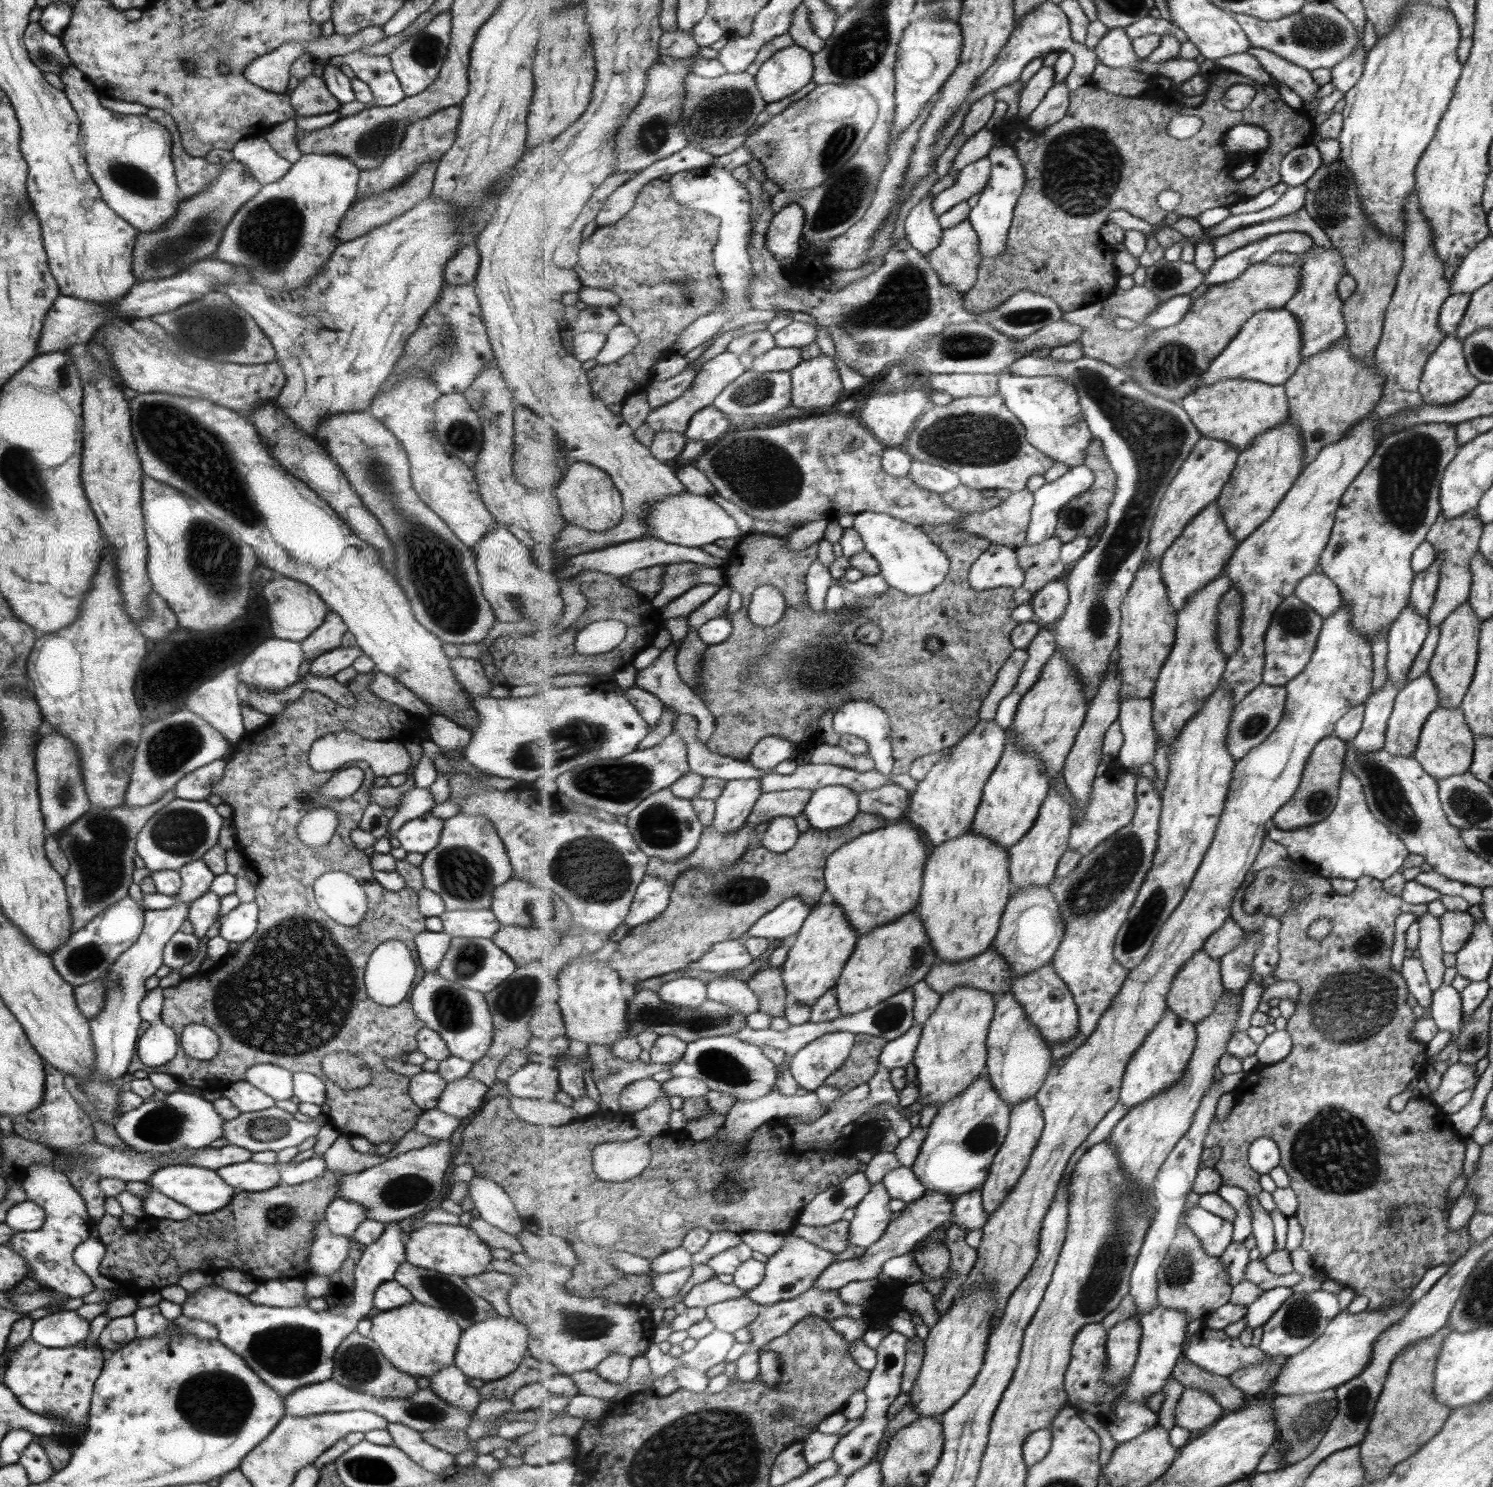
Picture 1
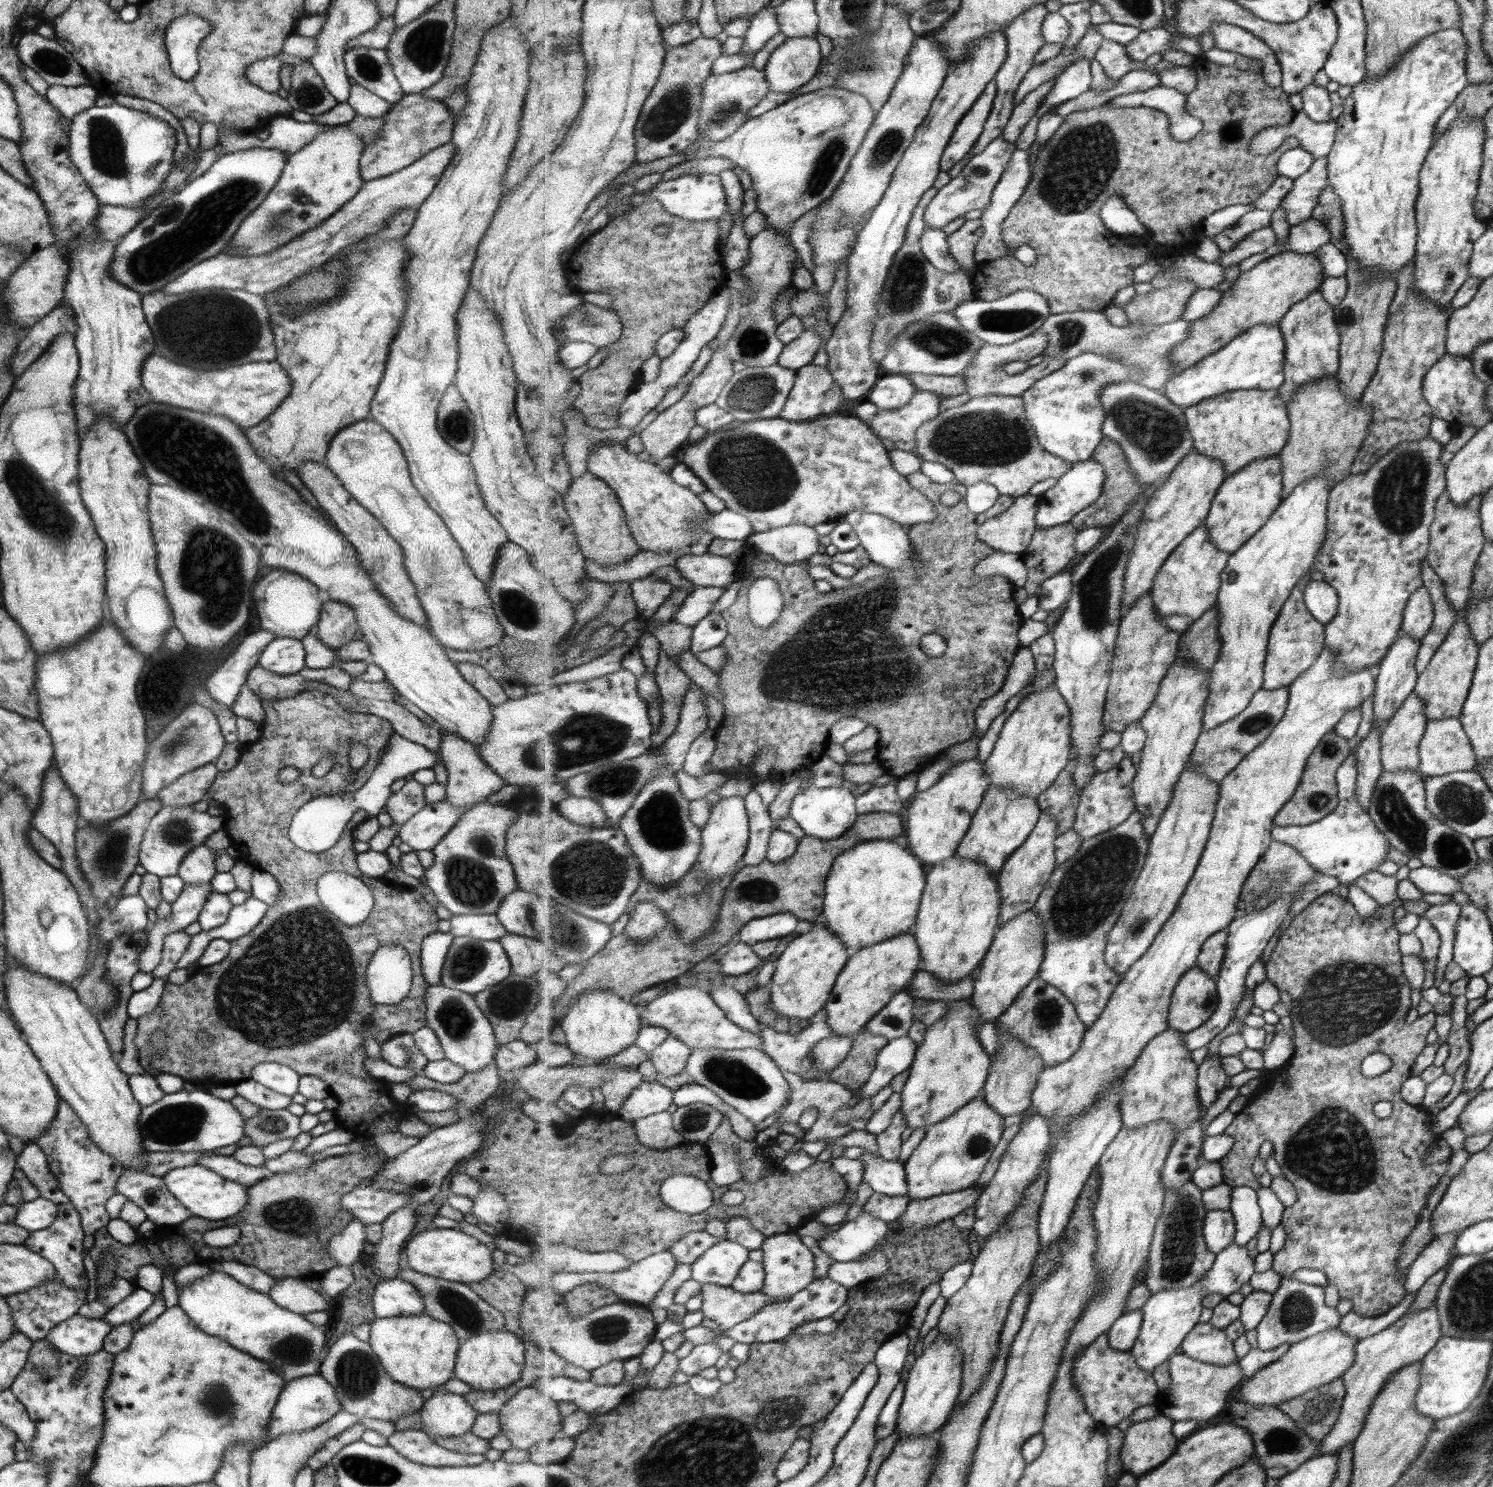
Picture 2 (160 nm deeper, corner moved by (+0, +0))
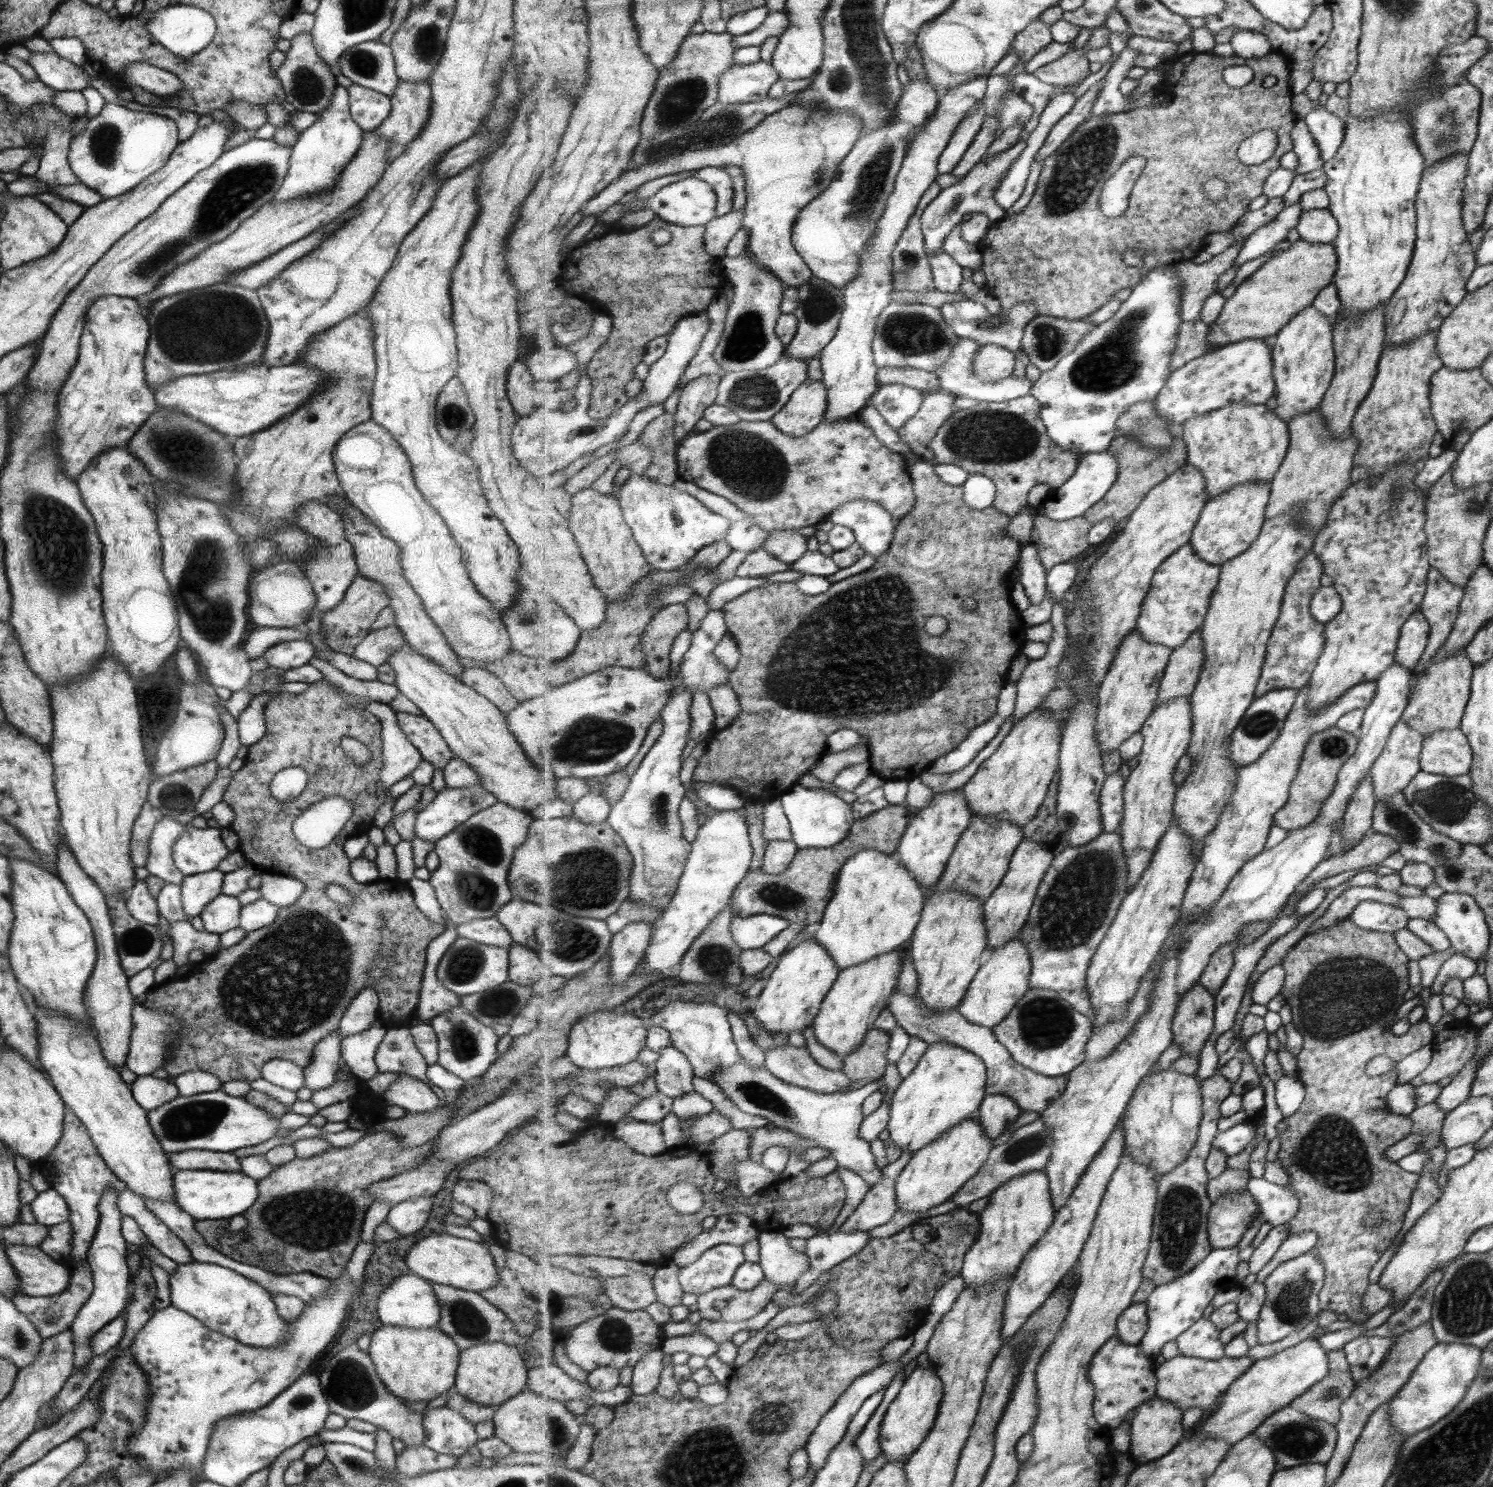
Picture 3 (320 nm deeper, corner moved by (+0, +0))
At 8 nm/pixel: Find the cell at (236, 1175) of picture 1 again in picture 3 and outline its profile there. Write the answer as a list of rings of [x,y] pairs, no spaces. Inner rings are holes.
[[[181,1150],[167,1154],[168,1164],[176,1170],[240,1171],[239,1160],[231,1153],[207,1150]]]

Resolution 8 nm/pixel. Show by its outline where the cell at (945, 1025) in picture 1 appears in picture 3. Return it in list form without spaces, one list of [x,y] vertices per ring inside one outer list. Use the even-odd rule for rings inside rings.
[[[939,1042],[931,1044],[915,1070],[904,1079],[891,1100],[891,1120],[886,1135],[902,1151],[915,1153],[957,1124],[977,1114],[987,1094],[986,1062],[961,1046]]]

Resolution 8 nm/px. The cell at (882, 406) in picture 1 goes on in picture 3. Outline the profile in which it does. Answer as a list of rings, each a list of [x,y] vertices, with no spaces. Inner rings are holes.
[[[927,392],[919,412],[901,430],[897,430],[899,438],[923,460],[935,462],[935,453],[930,449],[931,441],[959,409],[955,399],[956,396],[949,392]]]

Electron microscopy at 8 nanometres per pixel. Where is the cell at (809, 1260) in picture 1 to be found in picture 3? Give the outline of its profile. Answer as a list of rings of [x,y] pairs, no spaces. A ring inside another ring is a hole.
[[[779,1230],[760,1231],[756,1239],[759,1242],[759,1265],[765,1279],[774,1282],[779,1289],[791,1288],[798,1281],[803,1273],[811,1268],[811,1259],[805,1252],[801,1252],[796,1247],[791,1246],[790,1238],[782,1234]]]

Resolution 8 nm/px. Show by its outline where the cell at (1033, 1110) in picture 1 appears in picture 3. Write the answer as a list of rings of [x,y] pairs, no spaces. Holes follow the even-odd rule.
[[[1045,1170],[1024,1172],[1004,1183],[989,1196],[989,1206],[980,1213],[982,1232],[968,1250],[962,1270],[966,1288],[996,1284],[1002,1278],[1016,1274],[1029,1250],[1054,1224],[1056,1210],[1051,1202],[1050,1178]]]

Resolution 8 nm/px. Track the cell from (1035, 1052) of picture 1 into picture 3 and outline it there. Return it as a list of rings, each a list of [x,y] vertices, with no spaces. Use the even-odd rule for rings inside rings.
[[[989,1094],[979,1107],[977,1116],[987,1135],[996,1142],[999,1137],[1005,1135],[1005,1131],[1013,1127],[1022,1111],[1018,1102],[1010,1096]]]

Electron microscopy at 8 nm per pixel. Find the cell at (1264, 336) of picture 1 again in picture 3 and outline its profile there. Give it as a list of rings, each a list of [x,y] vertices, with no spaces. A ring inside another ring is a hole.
[[[1246,338],[1195,358],[1170,374],[1167,384],[1154,400],[1156,411],[1180,429],[1188,420],[1232,402],[1246,400],[1266,404],[1276,389],[1272,348],[1267,338]]]

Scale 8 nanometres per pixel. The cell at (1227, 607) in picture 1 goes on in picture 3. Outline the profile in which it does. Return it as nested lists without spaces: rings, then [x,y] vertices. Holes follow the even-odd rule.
[[[1202,629],[1196,630],[1187,643],[1171,654],[1162,686],[1159,689],[1157,707],[1173,701],[1178,696],[1194,694],[1205,666],[1205,641]]]

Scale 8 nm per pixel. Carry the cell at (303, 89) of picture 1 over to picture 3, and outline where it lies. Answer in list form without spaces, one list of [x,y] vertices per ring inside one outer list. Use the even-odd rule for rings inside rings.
[[[299,32],[288,41],[290,45],[287,52],[284,52],[285,59],[274,74],[280,80],[284,90],[284,100],[289,102],[295,111],[315,114],[327,106],[337,85],[335,77],[329,71],[330,68],[326,62],[319,58],[308,32]]]

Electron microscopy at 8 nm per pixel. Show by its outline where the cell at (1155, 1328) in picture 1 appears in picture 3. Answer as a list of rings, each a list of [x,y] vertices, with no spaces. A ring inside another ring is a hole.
[[[1237,1247],[1214,1248],[1203,1262],[1195,1266],[1195,1270],[1170,1283],[1156,1285],[1155,1290],[1146,1300],[1149,1328],[1139,1344],[1150,1357],[1158,1357],[1161,1354],[1161,1348],[1167,1342],[1176,1341],[1186,1330],[1189,1330],[1203,1316],[1205,1308],[1211,1304],[1217,1292],[1227,1288],[1242,1288],[1242,1282],[1238,1280],[1239,1266],[1243,1264],[1239,1258],[1239,1251]]]

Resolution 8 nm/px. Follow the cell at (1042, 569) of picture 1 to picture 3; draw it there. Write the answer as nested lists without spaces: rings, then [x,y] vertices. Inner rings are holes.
[[[1045,513],[1035,517],[1032,543],[1039,549],[1048,572],[1056,564],[1069,562],[1089,548],[1091,527],[1085,516],[1064,521],[1053,520]]]

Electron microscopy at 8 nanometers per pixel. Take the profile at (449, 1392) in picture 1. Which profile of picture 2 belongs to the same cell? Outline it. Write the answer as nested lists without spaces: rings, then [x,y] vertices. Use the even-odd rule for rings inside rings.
[[[435,1390],[420,1408],[420,1431],[430,1439],[453,1438],[470,1432],[477,1412],[465,1403],[463,1395]]]

